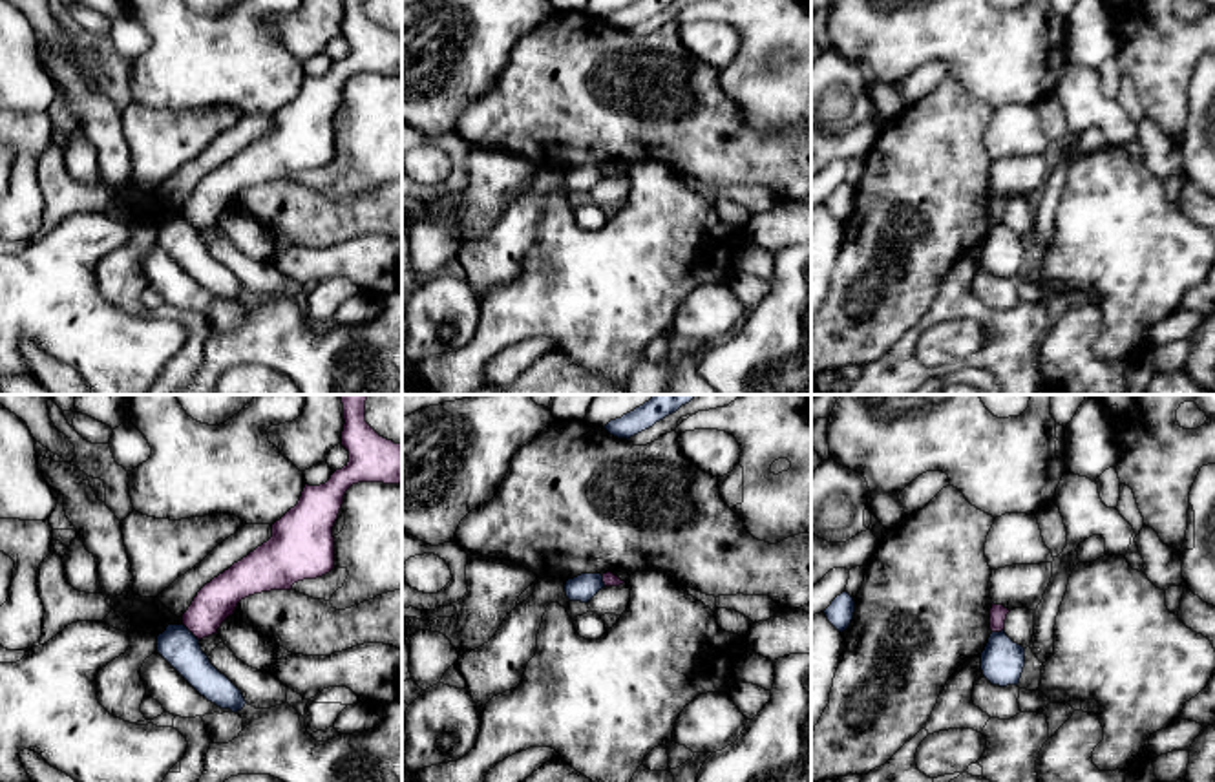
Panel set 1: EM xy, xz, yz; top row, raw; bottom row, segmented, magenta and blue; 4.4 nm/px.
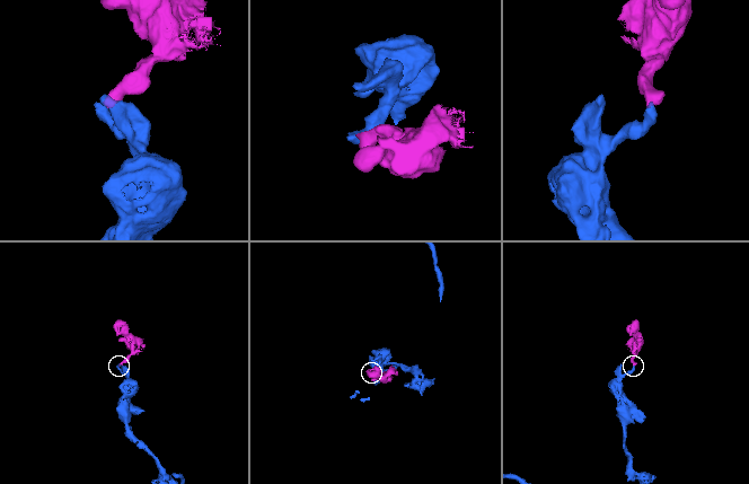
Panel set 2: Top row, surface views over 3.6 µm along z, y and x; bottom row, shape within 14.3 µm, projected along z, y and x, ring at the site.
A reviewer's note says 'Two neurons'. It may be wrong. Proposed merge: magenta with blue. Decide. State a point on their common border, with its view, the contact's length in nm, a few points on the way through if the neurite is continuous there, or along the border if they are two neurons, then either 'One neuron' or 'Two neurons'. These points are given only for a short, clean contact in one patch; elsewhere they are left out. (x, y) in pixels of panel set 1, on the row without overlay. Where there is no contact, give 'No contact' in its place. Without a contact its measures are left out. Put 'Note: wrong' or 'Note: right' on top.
Note: right
Touches magenta at xy (190, 221). Shared border 100 nm. Boundary: xy (183, 214), (198, 231). Two neurons

